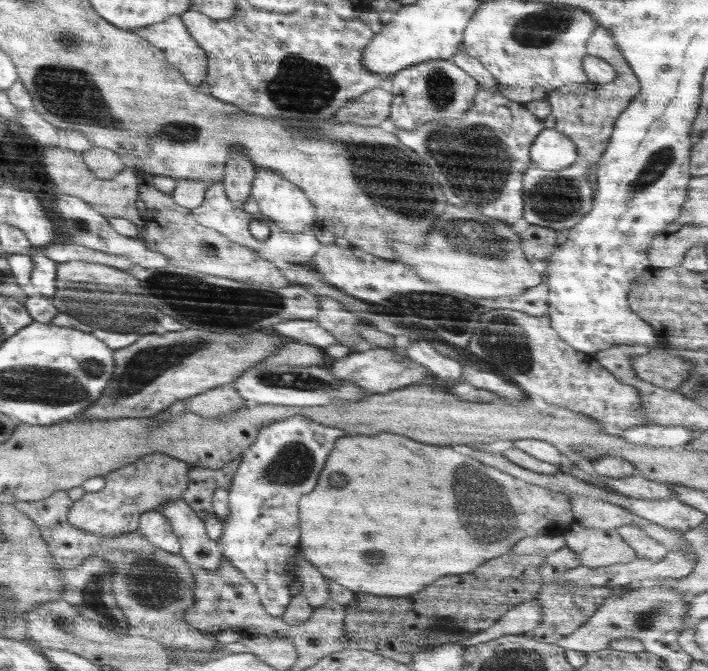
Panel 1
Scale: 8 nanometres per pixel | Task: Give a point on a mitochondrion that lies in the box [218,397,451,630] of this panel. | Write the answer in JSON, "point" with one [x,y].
{"point":[293,464]}

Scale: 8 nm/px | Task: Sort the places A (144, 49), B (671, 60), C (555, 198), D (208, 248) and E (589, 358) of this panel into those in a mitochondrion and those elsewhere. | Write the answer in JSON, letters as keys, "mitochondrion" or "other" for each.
{"A":"other","B":"other","C":"mitochondrion","D":"mitochondrion","E":"other"}

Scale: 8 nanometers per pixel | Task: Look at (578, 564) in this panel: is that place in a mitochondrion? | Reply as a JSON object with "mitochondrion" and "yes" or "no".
{"mitochondrion":"no"}

